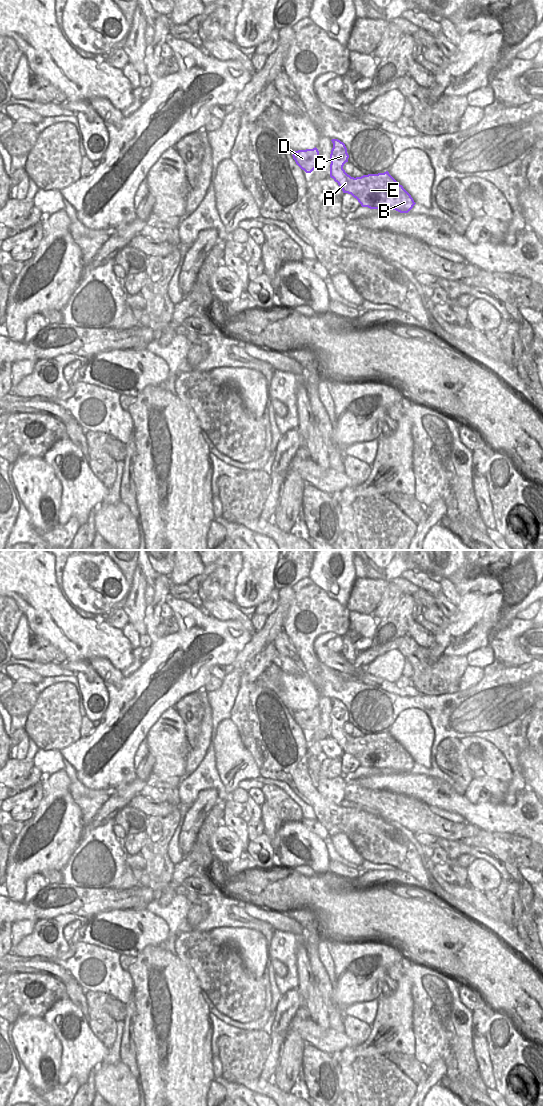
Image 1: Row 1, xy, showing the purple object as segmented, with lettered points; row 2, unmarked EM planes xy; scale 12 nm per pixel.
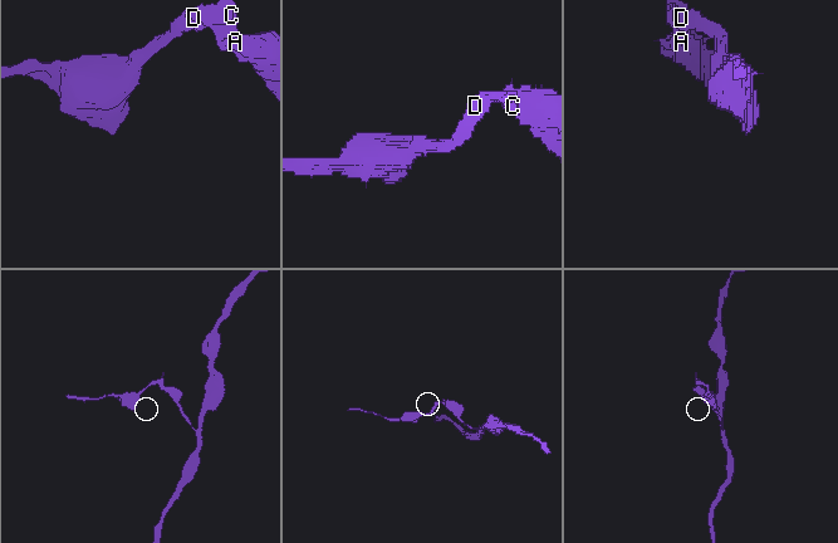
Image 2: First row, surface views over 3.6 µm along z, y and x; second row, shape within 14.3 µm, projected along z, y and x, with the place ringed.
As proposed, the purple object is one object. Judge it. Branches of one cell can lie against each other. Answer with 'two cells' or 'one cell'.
one cell

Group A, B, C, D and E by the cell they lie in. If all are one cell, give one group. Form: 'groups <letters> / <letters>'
groups A B C D E

